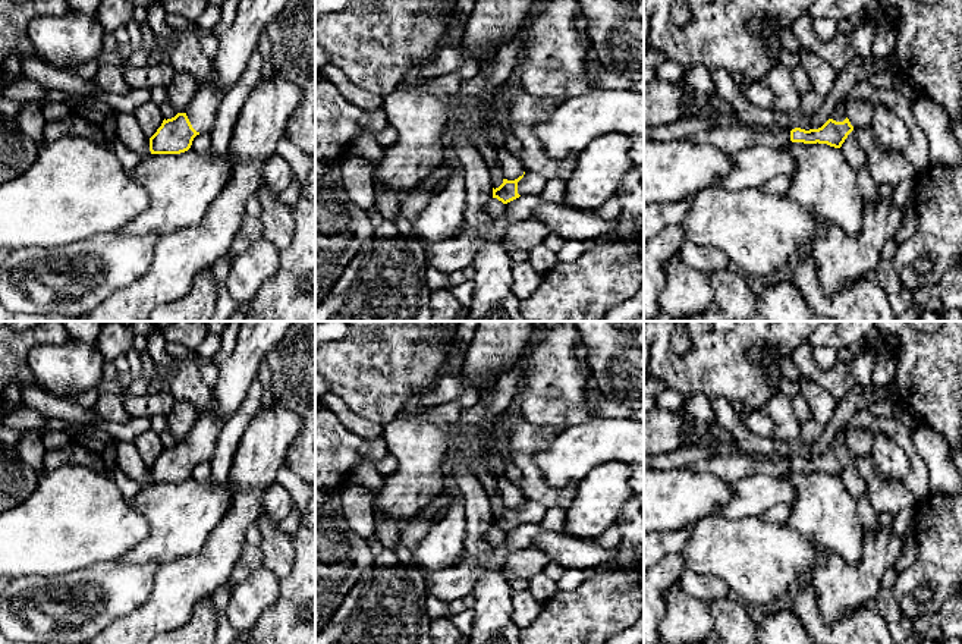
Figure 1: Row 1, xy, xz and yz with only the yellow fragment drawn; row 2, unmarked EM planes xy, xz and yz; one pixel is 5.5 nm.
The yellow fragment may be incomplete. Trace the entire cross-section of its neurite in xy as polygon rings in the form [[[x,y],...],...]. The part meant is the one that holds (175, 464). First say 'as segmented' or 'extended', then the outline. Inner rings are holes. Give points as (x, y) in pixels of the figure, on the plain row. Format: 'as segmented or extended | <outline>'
extended | [[[216,398],[197,417],[197,422],[185,442],[177,442],[172,447],[164,447],[157,461],[150,466],[151,483],[180,483],[191,477],[192,469],[202,461],[210,461],[217,437],[226,425],[214,406]]]

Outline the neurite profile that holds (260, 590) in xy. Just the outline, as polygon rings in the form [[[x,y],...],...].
[[[260,566],[236,585],[226,616],[238,632],[243,632],[254,628],[262,612],[274,604],[279,596],[279,578],[268,568]]]

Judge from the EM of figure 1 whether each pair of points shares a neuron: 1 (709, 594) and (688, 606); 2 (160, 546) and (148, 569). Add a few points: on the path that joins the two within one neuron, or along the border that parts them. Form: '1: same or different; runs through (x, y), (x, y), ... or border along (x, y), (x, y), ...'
1: different; border along (678, 584), (707, 603)
2: different; border along (126, 558), (132, 562), (157, 562), (160, 565)

